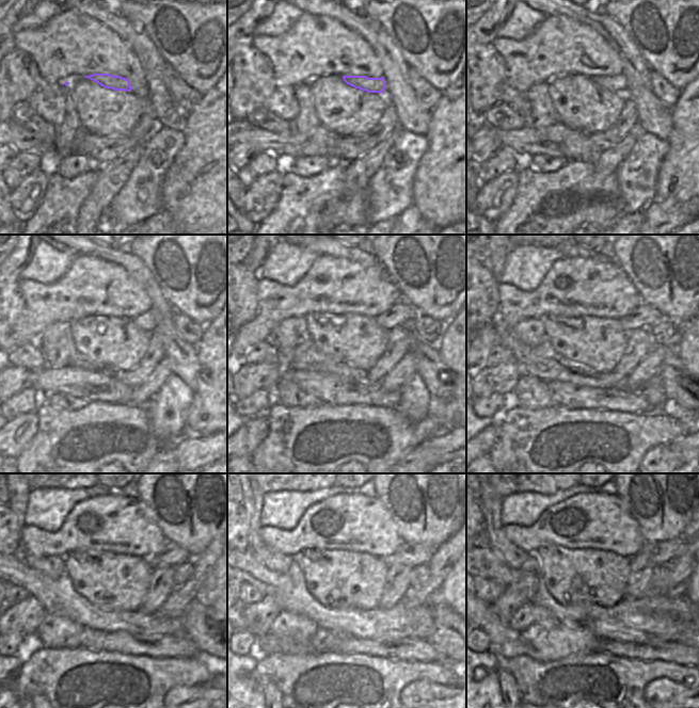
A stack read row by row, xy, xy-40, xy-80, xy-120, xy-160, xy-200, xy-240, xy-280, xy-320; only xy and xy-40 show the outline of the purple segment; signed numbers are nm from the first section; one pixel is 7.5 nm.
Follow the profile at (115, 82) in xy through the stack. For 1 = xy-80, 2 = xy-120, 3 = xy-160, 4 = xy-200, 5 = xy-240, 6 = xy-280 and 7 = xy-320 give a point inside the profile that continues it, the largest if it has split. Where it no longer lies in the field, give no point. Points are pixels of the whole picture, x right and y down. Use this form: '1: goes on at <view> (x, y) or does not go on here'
1: goes on at xy-80 (615, 83)
2: goes on at xy-120 (146, 322)
3: goes on at xy-160 (402, 315)
4: goes on at xy-200 (644, 316)
5: goes on at xy-240 (172, 554)
6: goes on at xy-280 (412, 554)
7: goes on at xy-320 (662, 553)

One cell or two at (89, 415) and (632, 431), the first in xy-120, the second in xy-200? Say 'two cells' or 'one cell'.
one cell

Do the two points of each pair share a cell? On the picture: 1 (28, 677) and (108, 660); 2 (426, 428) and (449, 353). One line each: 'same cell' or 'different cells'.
1: same cell
2: different cells

